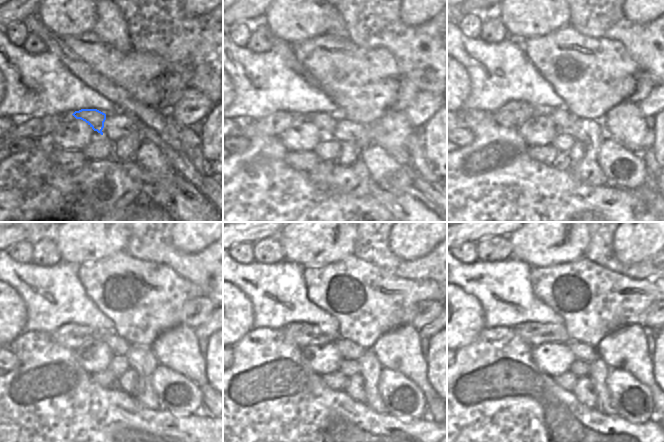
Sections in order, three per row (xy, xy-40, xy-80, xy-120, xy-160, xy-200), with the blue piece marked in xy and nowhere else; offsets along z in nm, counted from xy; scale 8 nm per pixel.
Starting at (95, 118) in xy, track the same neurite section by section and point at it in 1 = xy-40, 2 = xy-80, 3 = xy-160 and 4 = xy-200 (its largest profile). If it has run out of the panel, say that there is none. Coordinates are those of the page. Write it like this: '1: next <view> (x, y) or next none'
1: next xy-40 (325, 122)
2: next xy-80 (562, 118)
3: next xy-160 (348, 350)
4: next xy-200 (582, 352)

